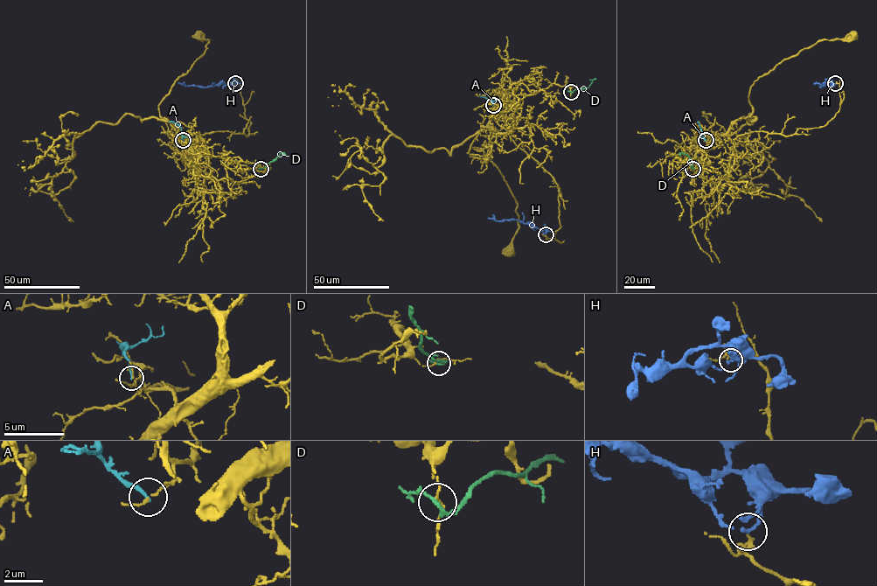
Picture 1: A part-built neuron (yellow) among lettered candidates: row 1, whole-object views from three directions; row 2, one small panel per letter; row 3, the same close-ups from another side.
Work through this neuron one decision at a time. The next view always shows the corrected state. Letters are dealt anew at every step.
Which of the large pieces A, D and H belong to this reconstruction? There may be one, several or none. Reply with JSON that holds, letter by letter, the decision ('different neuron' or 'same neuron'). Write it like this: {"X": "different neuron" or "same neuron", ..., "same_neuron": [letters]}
{"A": "different neuron", "D": "different neuron", "H": "different neuron", "same_neuron": []}

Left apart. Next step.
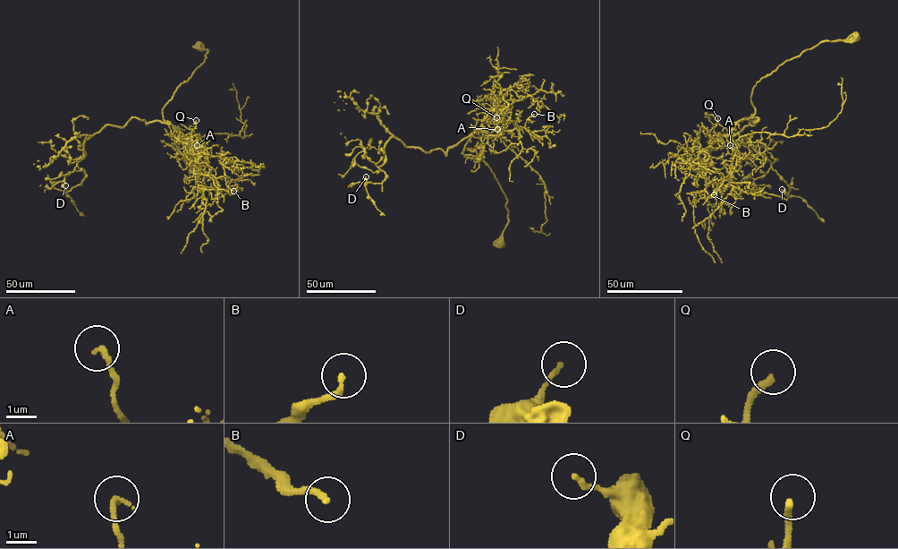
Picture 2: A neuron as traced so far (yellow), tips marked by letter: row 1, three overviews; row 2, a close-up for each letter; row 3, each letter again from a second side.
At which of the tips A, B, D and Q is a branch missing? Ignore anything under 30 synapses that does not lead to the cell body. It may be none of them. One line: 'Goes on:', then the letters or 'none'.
Goes on: none

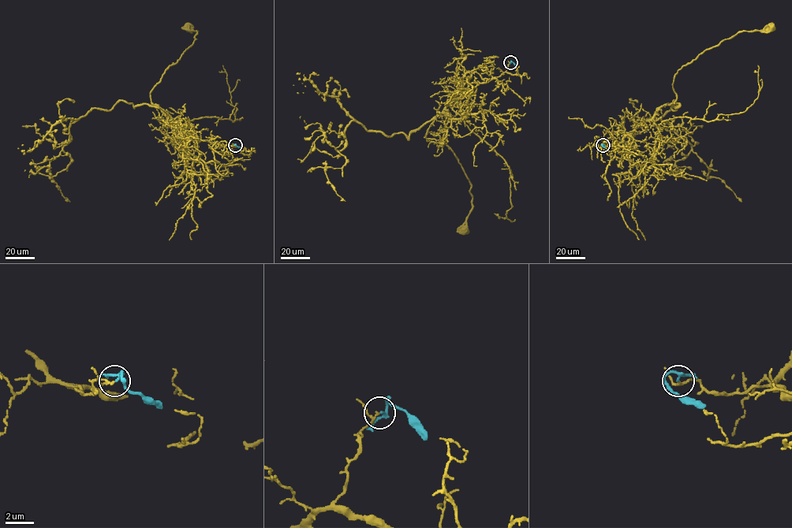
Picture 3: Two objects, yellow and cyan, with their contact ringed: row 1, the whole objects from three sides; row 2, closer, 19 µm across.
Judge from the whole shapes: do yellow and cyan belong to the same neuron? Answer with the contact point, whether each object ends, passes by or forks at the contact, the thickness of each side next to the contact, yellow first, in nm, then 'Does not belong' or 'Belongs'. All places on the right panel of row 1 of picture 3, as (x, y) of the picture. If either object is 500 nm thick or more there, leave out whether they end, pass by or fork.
Place: (603, 145). At the ring yellow passes by. At the ring cyan passes by. Thickness 110 nm (yellow) against 160 nm. Does not belong

